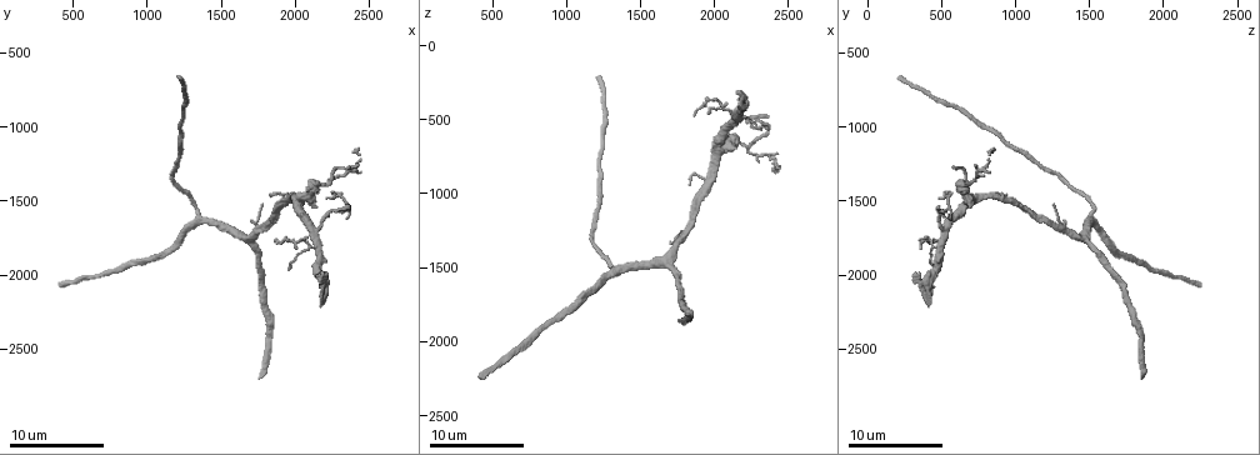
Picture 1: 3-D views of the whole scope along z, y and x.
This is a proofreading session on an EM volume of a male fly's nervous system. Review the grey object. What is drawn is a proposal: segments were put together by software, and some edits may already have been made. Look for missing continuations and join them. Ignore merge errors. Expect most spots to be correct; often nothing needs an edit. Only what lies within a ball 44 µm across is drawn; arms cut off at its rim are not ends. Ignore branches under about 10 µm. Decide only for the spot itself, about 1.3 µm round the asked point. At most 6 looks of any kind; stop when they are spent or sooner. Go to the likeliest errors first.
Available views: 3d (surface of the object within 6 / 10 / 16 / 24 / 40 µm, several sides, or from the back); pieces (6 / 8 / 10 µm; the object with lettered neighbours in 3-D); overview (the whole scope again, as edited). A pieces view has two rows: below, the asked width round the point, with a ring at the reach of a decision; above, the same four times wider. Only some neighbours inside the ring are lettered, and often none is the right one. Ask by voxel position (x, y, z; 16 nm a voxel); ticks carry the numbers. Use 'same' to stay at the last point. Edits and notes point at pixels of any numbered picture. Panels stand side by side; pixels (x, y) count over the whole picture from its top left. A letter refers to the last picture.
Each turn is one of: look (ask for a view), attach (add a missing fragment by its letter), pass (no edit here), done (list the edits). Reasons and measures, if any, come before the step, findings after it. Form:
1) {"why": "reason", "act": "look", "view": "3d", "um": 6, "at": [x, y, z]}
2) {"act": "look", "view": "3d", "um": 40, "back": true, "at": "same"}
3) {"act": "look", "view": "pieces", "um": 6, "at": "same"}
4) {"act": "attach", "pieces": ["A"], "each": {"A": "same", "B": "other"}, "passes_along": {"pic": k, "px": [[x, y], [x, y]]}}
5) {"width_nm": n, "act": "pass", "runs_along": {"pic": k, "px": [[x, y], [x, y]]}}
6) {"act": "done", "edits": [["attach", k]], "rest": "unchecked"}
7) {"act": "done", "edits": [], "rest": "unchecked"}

{"why": "free end", "act": "look", "view": "pieces", "um": 6, "at": [1860, 1780, 460]}

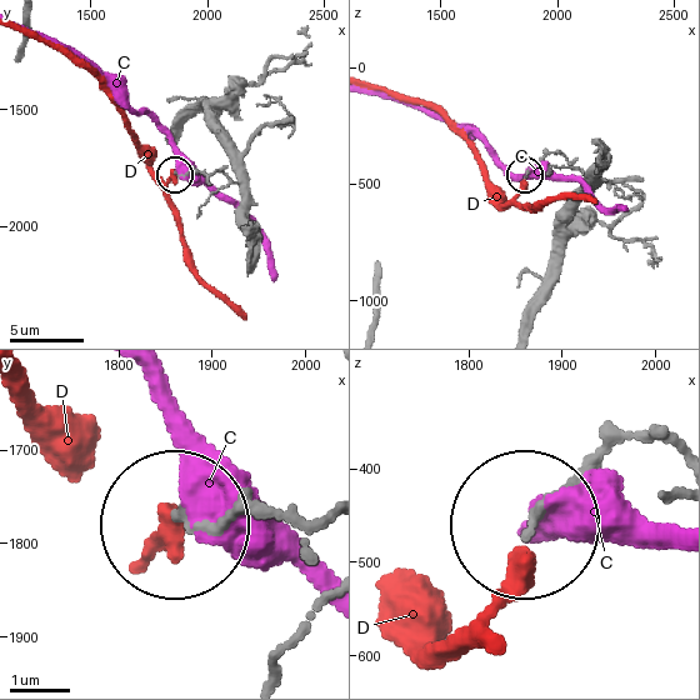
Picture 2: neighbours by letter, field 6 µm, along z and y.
{"act": "pass", "each": {"C": "other", "D": "other"}, "found": "none of them fits"}

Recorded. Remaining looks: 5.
{"why": "free end", "act": "look", "view": "3d", "um": 6, "at": [1820, 1460, 940]}

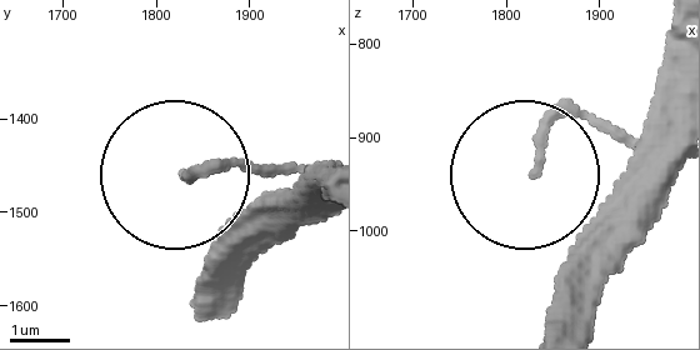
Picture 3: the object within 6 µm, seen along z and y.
{"why": "see the neighbours", "act": "look", "view": "pieces", "um": 6, "at": [1835, 1460, 935]}

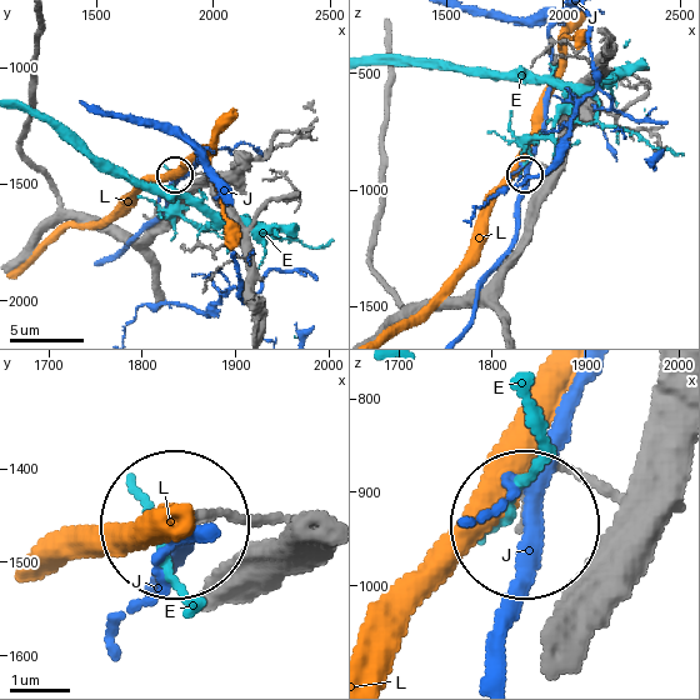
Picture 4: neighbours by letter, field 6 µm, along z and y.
{"act": "pass", "each": {"E": "other", "J": "other", "L": "other"}, "runs_along": {"pic": 4, "px": [[589, 608], [619, 548], [614, 503], [559, 473], [529, 513]]}, "found": "none of them fits"}

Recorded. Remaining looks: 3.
{"why": "thin end", "act": "look", "view": "pieces", "um": 10, "at": [1800, 1520, 1260]}

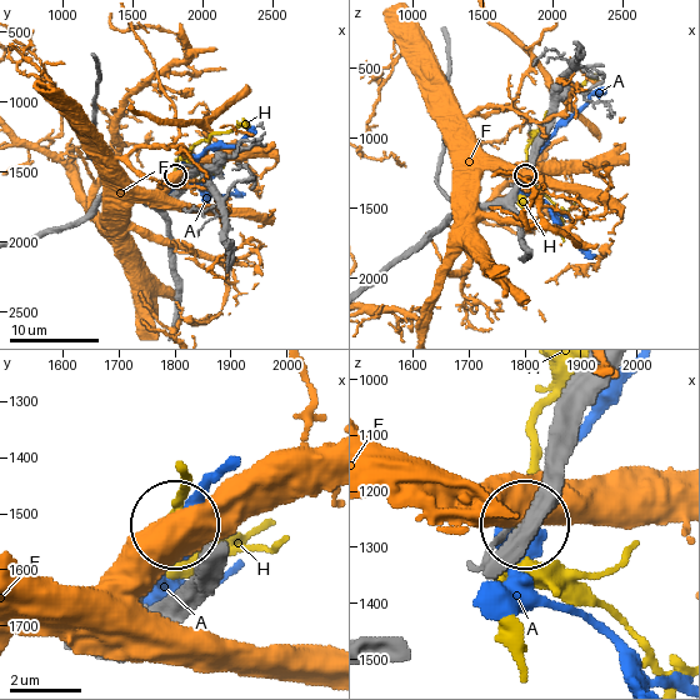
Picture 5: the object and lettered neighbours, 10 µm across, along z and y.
{"act": "pass", "each": {"A": "other", "F": "other", "H": "other"}, "found": "no lettered fragment goes on from it"}

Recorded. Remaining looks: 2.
{"act": "done", "edits": [], "rest": "unchecked"}

